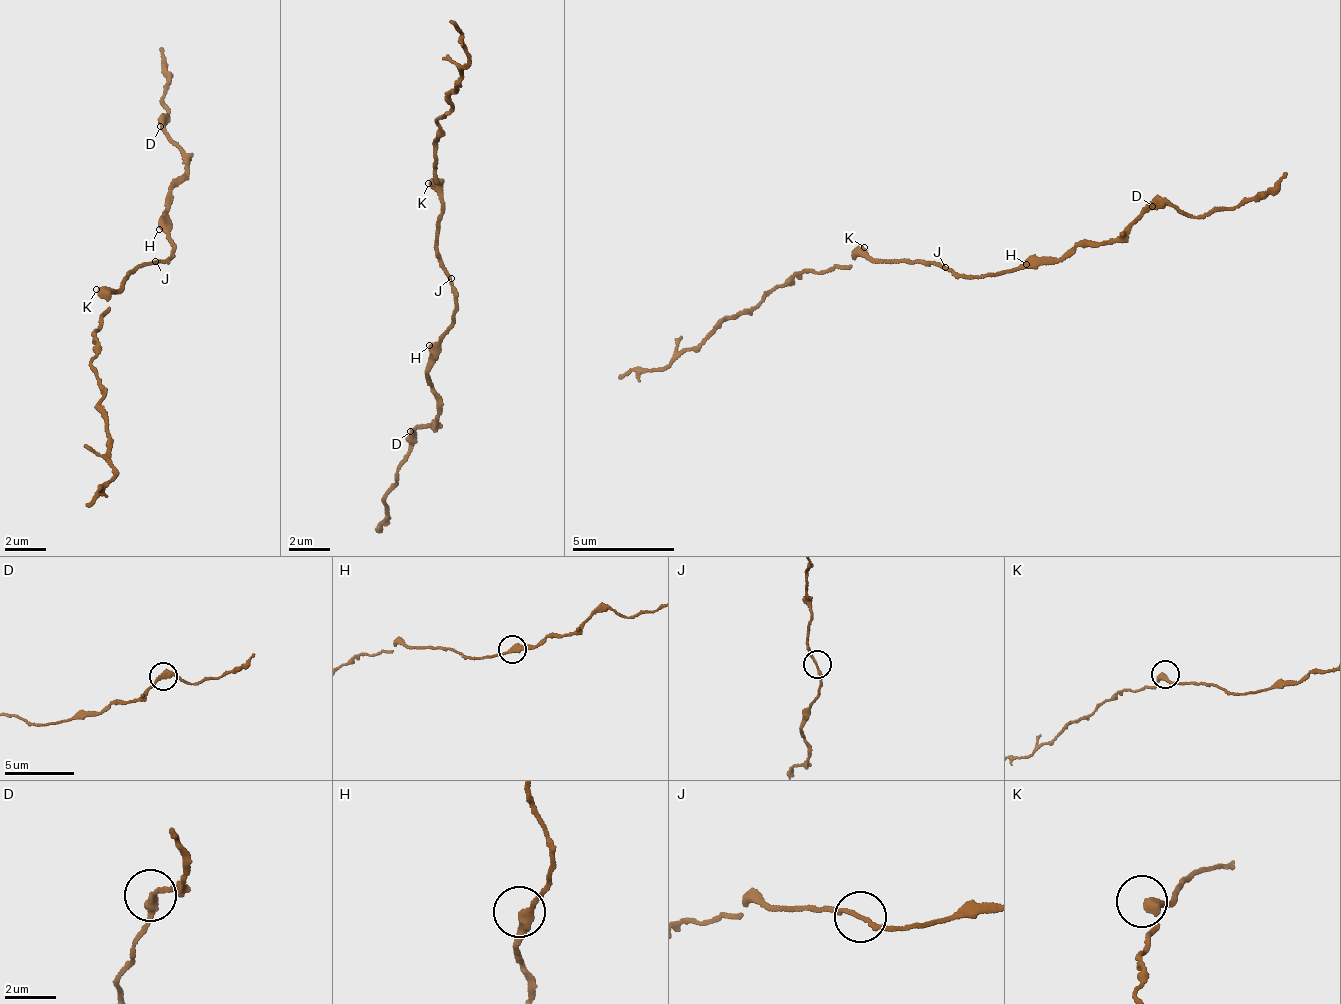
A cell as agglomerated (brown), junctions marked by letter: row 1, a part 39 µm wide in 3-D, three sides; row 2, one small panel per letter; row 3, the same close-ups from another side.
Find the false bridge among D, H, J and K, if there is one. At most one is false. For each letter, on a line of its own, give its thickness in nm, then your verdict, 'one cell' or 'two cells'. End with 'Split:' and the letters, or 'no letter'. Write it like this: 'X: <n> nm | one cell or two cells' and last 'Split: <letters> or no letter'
D: 300 nm | one cell
H: 300 nm | one cell
J: 140 nm | one cell
K: 300 nm | one cell
Split: no letter

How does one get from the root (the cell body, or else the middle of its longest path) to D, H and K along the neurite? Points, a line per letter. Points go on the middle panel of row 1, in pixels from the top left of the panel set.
D: (447, 277), (454, 318), (428, 374), (436, 416), (409, 430)
H: (447, 277), (449, 294), (454, 299), (454, 318), (451, 325), (429, 345)
K: (447, 277), (442, 252), (435, 248), (435, 220), (440, 216), (440, 201), (428, 183)

